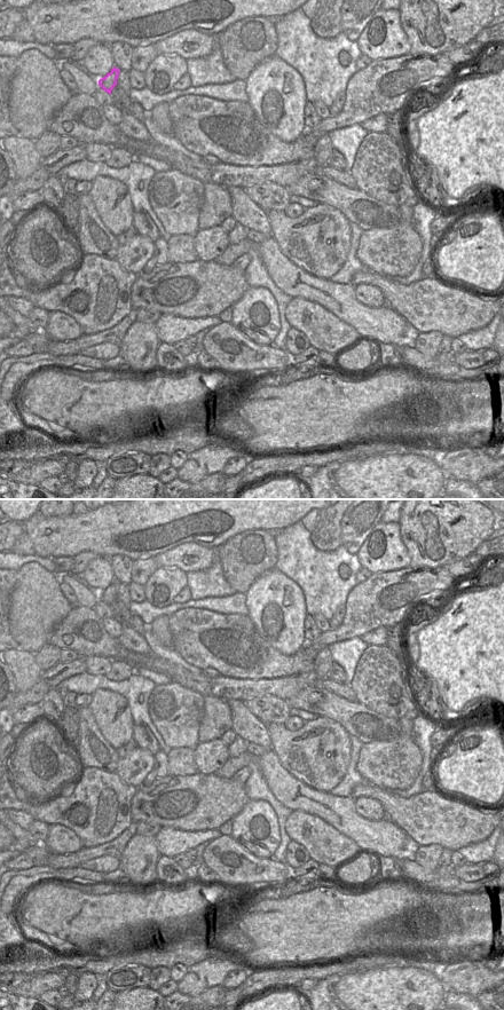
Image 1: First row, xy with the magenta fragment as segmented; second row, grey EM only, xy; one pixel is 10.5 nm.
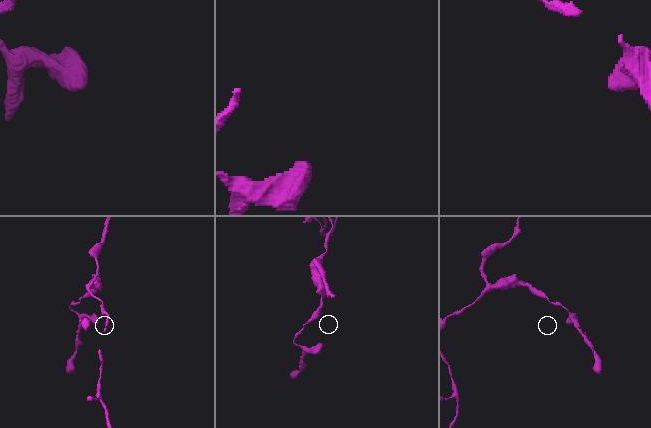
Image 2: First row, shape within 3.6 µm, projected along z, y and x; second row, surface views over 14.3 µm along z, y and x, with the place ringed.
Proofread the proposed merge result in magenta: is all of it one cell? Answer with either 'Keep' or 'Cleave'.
Keep

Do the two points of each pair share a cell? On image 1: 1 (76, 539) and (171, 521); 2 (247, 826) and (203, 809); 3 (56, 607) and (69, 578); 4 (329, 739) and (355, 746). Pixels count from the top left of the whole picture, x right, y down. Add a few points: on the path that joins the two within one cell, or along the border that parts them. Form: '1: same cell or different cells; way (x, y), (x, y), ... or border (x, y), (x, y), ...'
1: same cell; way (100, 531), (115, 528), (142, 528), (147, 526)
2: different cells; border (249, 801), (230, 819)
3: different cells; border (57, 576), (60, 581)
4: different cells; border (349, 736), (349, 764), (345, 771)

